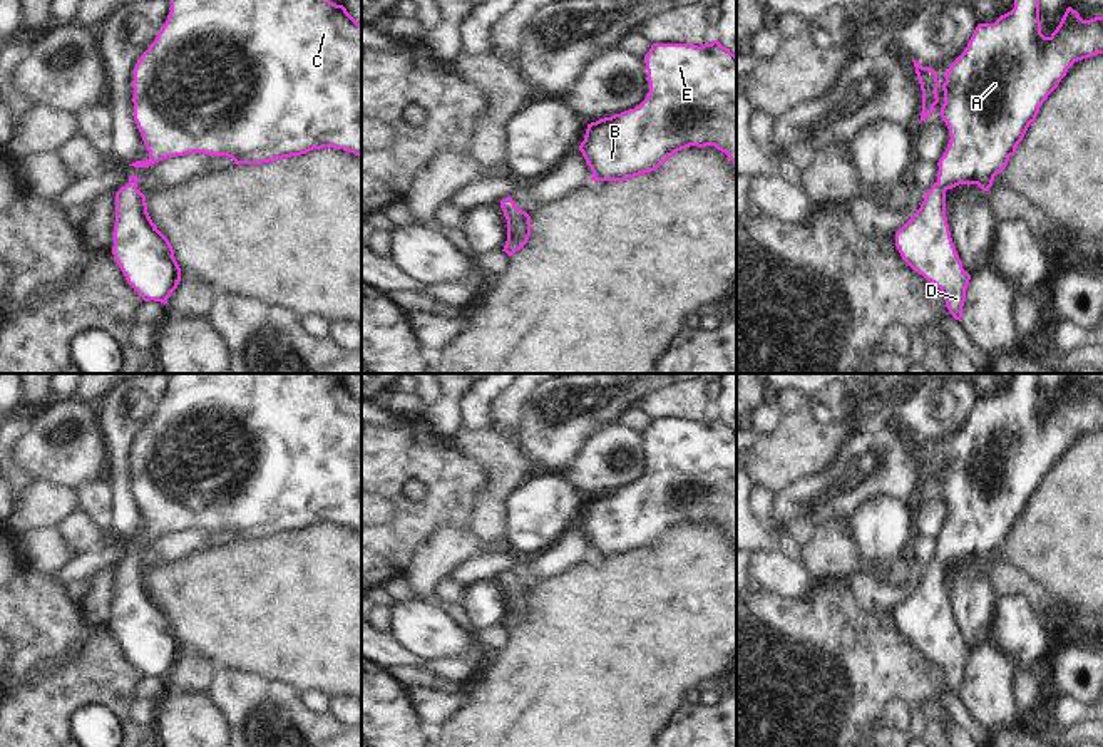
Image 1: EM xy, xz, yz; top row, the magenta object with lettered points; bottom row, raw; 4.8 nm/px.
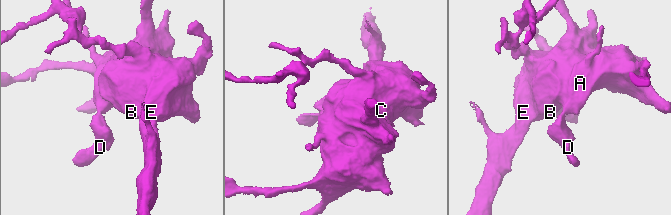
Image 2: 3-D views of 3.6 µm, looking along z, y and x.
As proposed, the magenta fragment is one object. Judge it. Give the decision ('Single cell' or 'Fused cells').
Single cell

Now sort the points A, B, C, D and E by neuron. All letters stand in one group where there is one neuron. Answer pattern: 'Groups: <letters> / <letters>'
Groups: A B C D E

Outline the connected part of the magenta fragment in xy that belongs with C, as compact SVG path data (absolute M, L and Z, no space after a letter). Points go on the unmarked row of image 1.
M171 374L171 387L156 415L134 442L134 496L149 526L147 536L129 541L149 543L167 533L203 528L226 531L234 539L263 539L333 523L362 533L362 400L328 374Z

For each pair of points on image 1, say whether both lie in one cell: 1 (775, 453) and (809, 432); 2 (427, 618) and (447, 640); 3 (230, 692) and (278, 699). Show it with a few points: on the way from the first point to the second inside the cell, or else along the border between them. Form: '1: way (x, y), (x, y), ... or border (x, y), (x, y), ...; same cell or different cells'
1: way (784, 453), (789, 453), (800, 441); same cell
2: way (432, 623), (442, 635); same cell
3: way (241, 695), (246, 699), (266, 699); same cell

